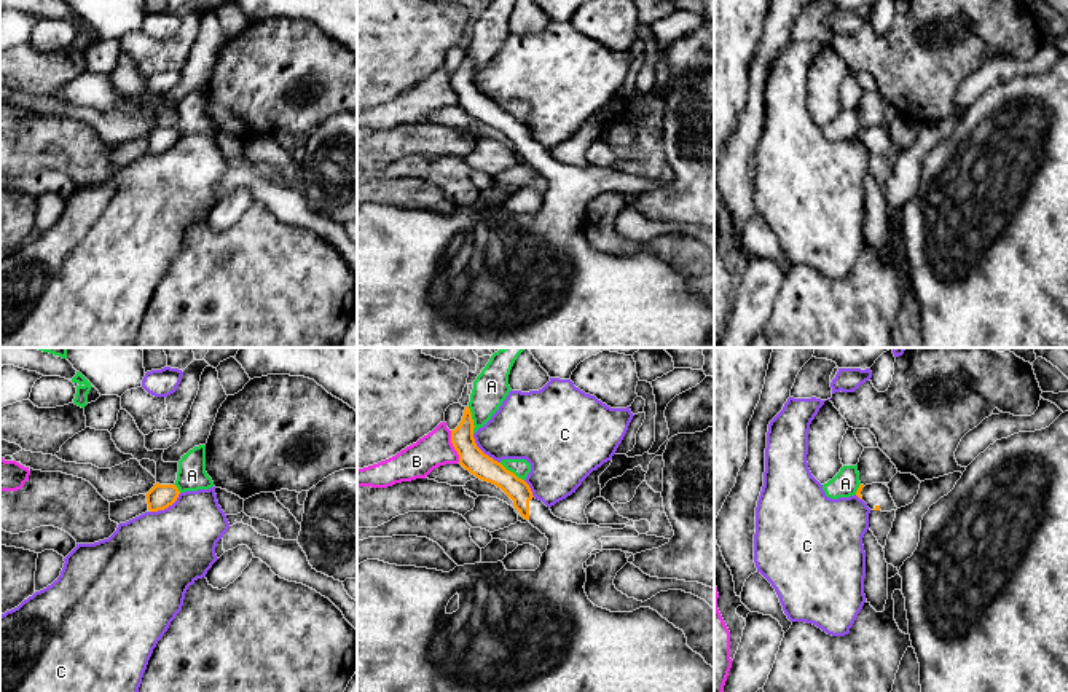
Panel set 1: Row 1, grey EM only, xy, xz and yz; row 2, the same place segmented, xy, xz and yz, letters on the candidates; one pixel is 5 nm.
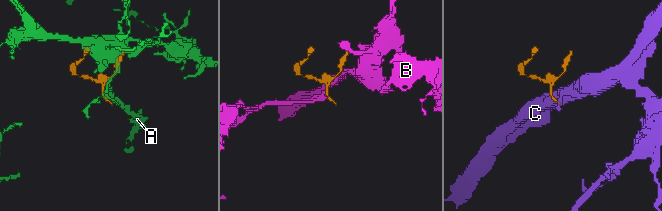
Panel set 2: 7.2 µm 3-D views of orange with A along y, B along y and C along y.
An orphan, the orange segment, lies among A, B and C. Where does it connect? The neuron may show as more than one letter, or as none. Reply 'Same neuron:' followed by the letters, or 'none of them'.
Same neuron: none of them

